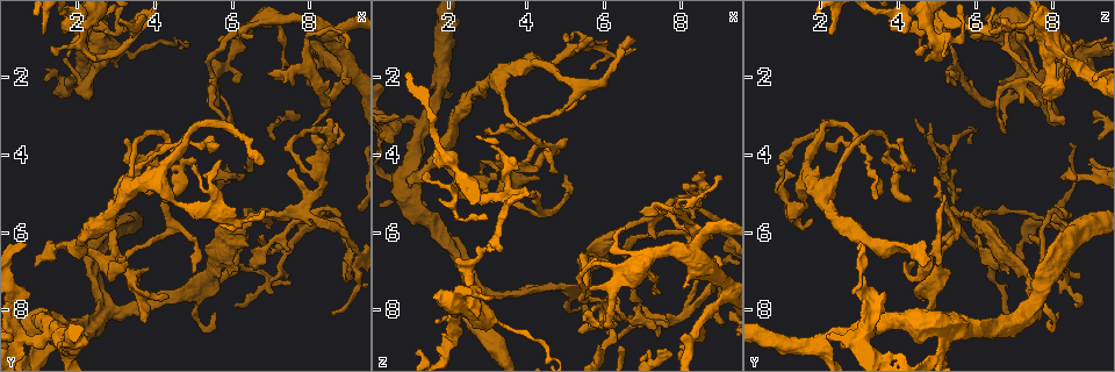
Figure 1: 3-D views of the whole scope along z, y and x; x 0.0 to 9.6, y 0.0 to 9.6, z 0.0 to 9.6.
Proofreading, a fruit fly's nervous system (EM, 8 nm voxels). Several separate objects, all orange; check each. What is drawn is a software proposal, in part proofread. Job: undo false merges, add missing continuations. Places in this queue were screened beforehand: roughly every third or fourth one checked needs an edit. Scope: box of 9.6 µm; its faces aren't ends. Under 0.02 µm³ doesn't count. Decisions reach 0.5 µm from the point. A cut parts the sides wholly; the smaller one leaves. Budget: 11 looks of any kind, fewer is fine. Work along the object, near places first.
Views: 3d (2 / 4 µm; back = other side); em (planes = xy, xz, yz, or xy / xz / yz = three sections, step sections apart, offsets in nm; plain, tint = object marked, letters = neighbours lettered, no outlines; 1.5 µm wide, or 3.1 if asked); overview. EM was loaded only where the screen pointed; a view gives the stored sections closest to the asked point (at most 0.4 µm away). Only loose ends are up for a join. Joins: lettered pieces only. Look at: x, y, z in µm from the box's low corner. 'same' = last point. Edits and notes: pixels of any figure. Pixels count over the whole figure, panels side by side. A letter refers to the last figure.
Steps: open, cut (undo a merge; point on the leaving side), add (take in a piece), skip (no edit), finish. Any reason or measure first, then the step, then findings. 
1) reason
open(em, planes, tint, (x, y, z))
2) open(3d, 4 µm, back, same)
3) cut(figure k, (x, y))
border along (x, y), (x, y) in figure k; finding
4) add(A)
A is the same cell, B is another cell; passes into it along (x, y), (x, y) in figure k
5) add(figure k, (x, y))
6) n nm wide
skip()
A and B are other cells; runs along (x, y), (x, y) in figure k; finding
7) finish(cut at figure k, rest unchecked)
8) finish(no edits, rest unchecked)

three arms meet
open(em, xy, step 8, tint, (8.25, 5.75, 7.95))

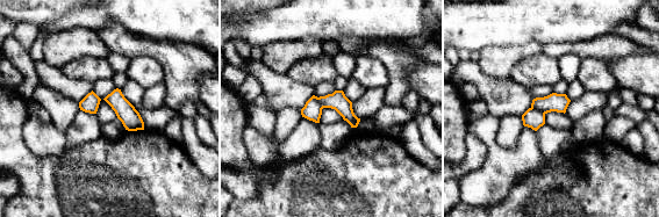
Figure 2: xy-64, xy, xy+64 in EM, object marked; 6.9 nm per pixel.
another direction
open(em, planes, tint, same)

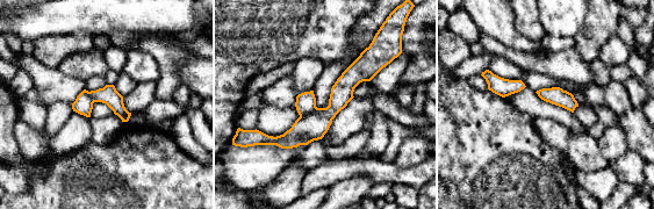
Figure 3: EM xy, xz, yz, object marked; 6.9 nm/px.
open(em, planes, letters, same)

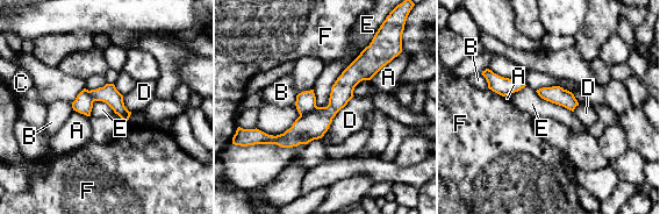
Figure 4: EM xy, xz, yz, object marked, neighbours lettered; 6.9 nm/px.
skip()
A, B, C, D, E and F are other cells; border along (359, 55), (317, 107) in figure 4; all the same neuron

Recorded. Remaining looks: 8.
an open end
open(3d, 2 µm, (8.85, 5.65, 6.15))

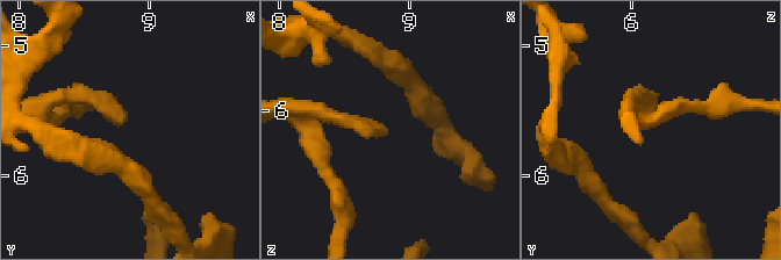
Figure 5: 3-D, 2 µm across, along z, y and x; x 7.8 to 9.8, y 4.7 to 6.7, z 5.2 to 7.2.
open(em, yz, step 8, letters, (8.82, 5.60, 6.16))

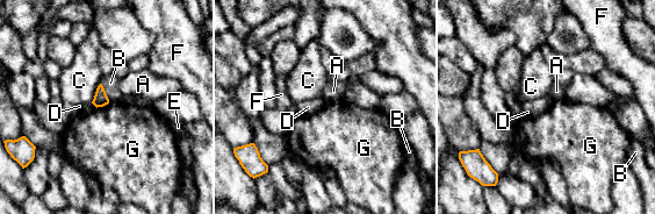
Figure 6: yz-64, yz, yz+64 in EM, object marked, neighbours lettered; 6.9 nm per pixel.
open(em, planes, letters, same)

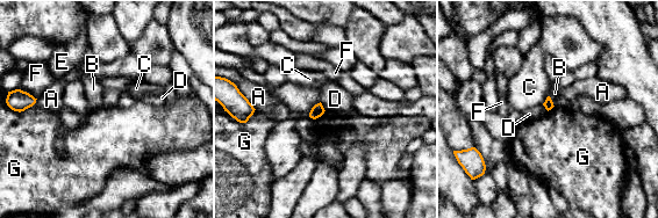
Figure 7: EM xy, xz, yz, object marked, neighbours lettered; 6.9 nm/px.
skip()
A, B, C, D, E, F and G are other cells; border along (256, 109), (245, 123) in figure 7; none of them fits

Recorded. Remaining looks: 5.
three-way junction
open(3d, 4 µm, (5.15, 3.15, 2.15))

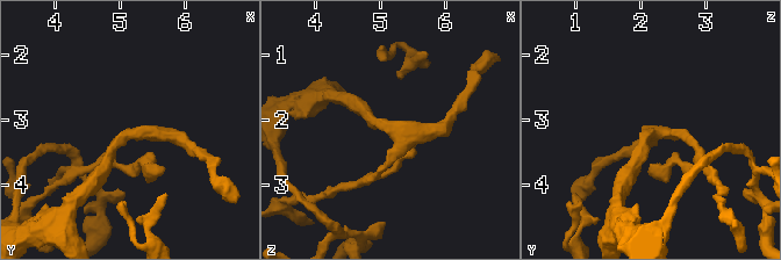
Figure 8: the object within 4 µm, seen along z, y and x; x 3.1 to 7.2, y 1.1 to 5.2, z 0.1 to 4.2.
3 arms
open(em, yz, step 4, tint, (5.20, 3.15, 2.10))

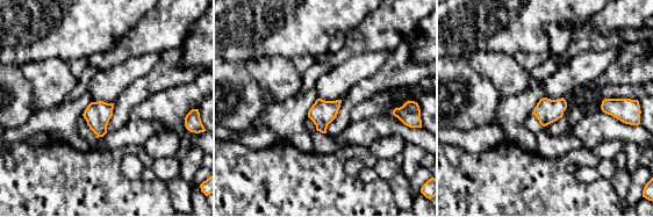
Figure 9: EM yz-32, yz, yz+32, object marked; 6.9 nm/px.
another direction
open(em, planes, letters, same)

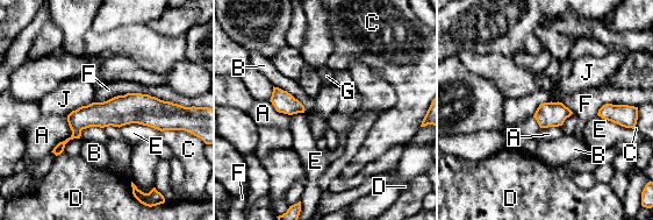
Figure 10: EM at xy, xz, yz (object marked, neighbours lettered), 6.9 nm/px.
skip()
A, B, C, D, E, F, G and J are other cells; border along (94, 101), (148, 93), (183, 106) in figure 10; all the same neuron

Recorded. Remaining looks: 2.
tapers out
open(em, planes, letters, (0.70, 6.25, 2.95))

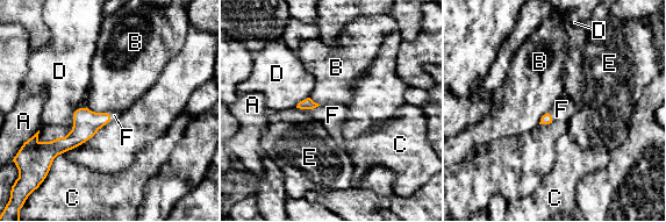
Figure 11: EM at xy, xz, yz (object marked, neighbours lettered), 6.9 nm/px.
add(F)
F is the same cell, A, B, C, D and E are other cells; passes into it along (308, 104), (314, 107), (332, 115) in figure 11; the neuron continues

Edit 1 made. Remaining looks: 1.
branch stops here
open(em, planes, letters, (0.95, 6.85, 4.70))

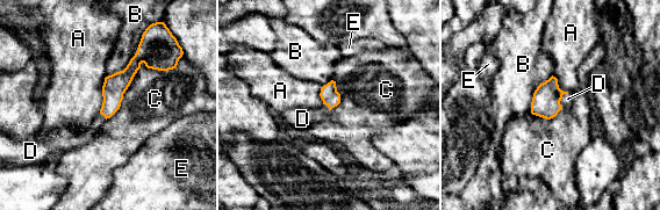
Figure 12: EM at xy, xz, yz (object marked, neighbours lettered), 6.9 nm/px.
C touches over 600 nm
add(D)
D is the same cell, A, B, C and E are other cells; the neuron continues

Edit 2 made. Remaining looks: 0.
finish(add at figure 11, add at figure 12, rest unchecked)

